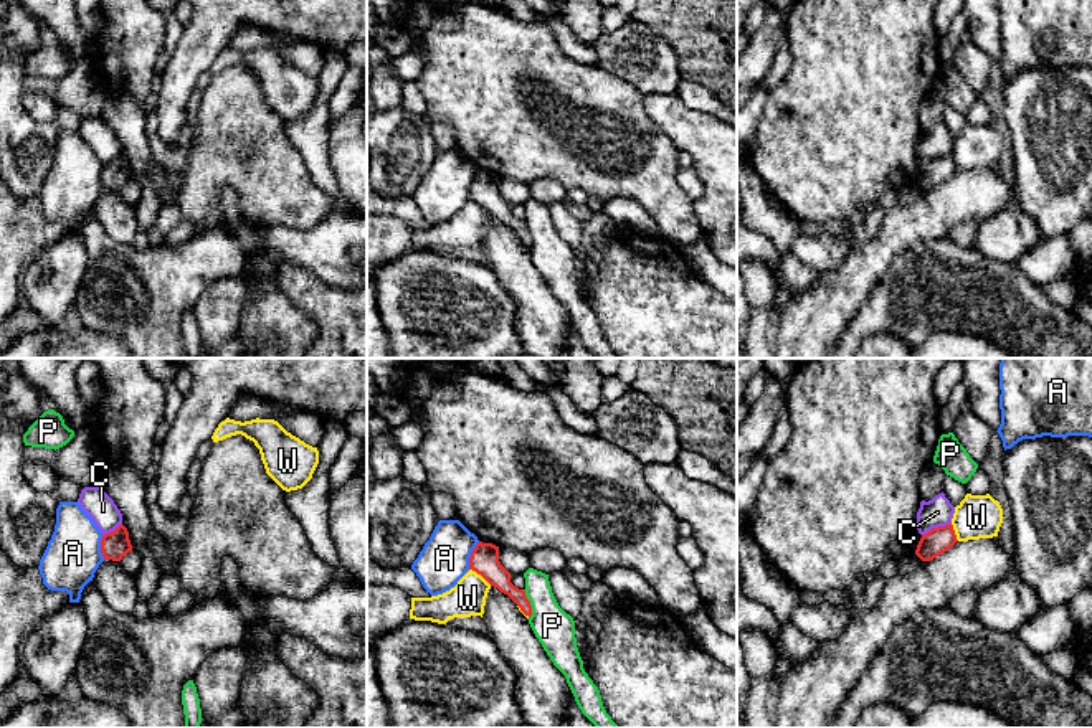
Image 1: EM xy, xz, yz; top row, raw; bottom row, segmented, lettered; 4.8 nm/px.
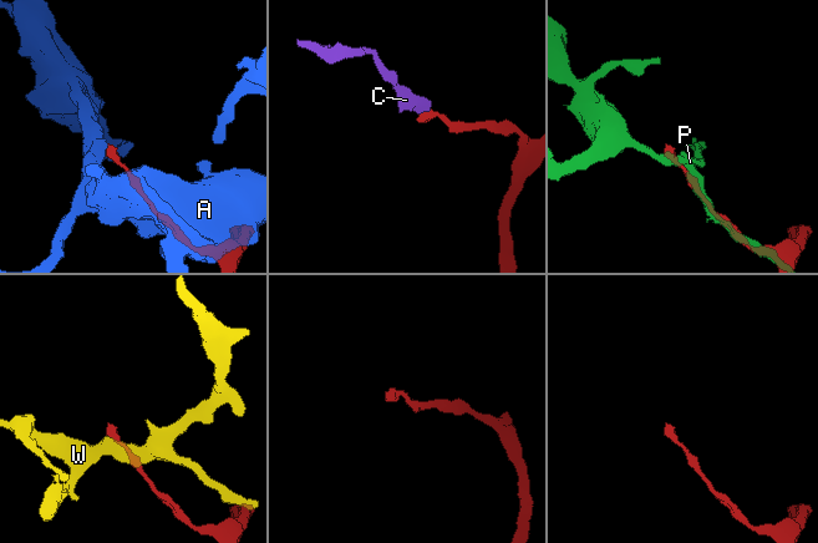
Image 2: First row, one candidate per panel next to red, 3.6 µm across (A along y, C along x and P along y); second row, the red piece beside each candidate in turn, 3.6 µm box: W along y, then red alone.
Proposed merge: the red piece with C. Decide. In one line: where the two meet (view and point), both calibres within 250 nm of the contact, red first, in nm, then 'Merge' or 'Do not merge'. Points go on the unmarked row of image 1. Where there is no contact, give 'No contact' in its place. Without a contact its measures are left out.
Touches red at yz (935, 159). Thickness 120 nm (red) against 140 nm. Do not merge

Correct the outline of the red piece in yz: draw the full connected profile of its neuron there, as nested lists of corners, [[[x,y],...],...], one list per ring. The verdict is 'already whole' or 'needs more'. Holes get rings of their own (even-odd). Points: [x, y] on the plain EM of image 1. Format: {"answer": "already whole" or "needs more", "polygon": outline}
{"answer": "already whole", "polygon": [[[945,155],[938,158],[932,158],[928,163],[922,165],[915,185],[922,191],[930,191],[938,185],[945,183],[957,173],[957,165],[953,155]]]}

